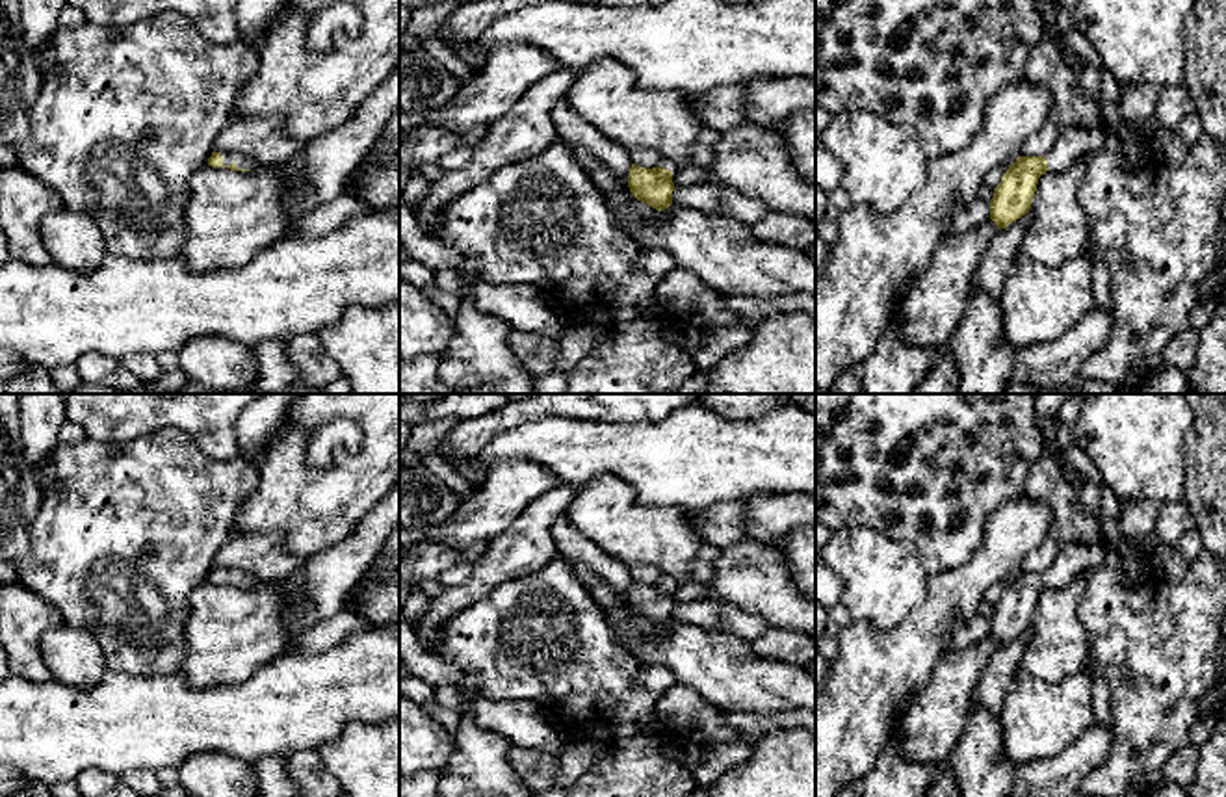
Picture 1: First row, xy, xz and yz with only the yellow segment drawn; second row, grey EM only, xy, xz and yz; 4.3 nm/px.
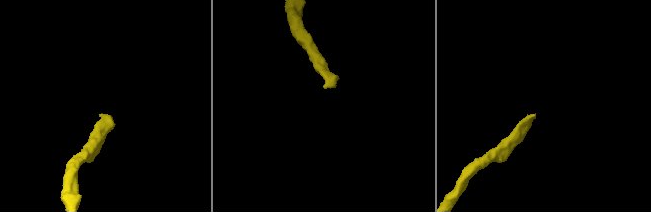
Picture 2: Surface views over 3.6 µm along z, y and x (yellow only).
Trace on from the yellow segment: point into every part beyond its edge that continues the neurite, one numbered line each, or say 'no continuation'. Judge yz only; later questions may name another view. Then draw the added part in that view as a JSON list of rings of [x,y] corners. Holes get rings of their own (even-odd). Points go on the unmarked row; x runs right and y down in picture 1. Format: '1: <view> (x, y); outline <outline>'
1: yz (1072, 560); outline [[[1100,541],[1092,544],[1070,542],[1059,546],[1057,559],[1046,572],[1050,587],[1064,587],[1076,576],[1089,568],[1100,567],[1105,555],[1115,550],[1109,541]]]

